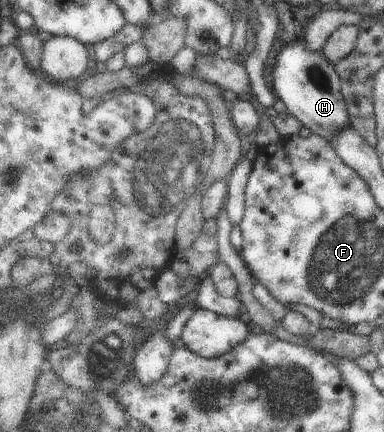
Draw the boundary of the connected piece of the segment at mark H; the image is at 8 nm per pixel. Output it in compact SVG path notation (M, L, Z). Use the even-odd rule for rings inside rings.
M295 40L280 52L274 69L275 92L287 105L289 112L305 124L306 133L312 133L331 141L340 132L350 126L348 105L345 95L341 92L341 77L336 68L326 58L323 51L312 52L306 48L304 41Z

